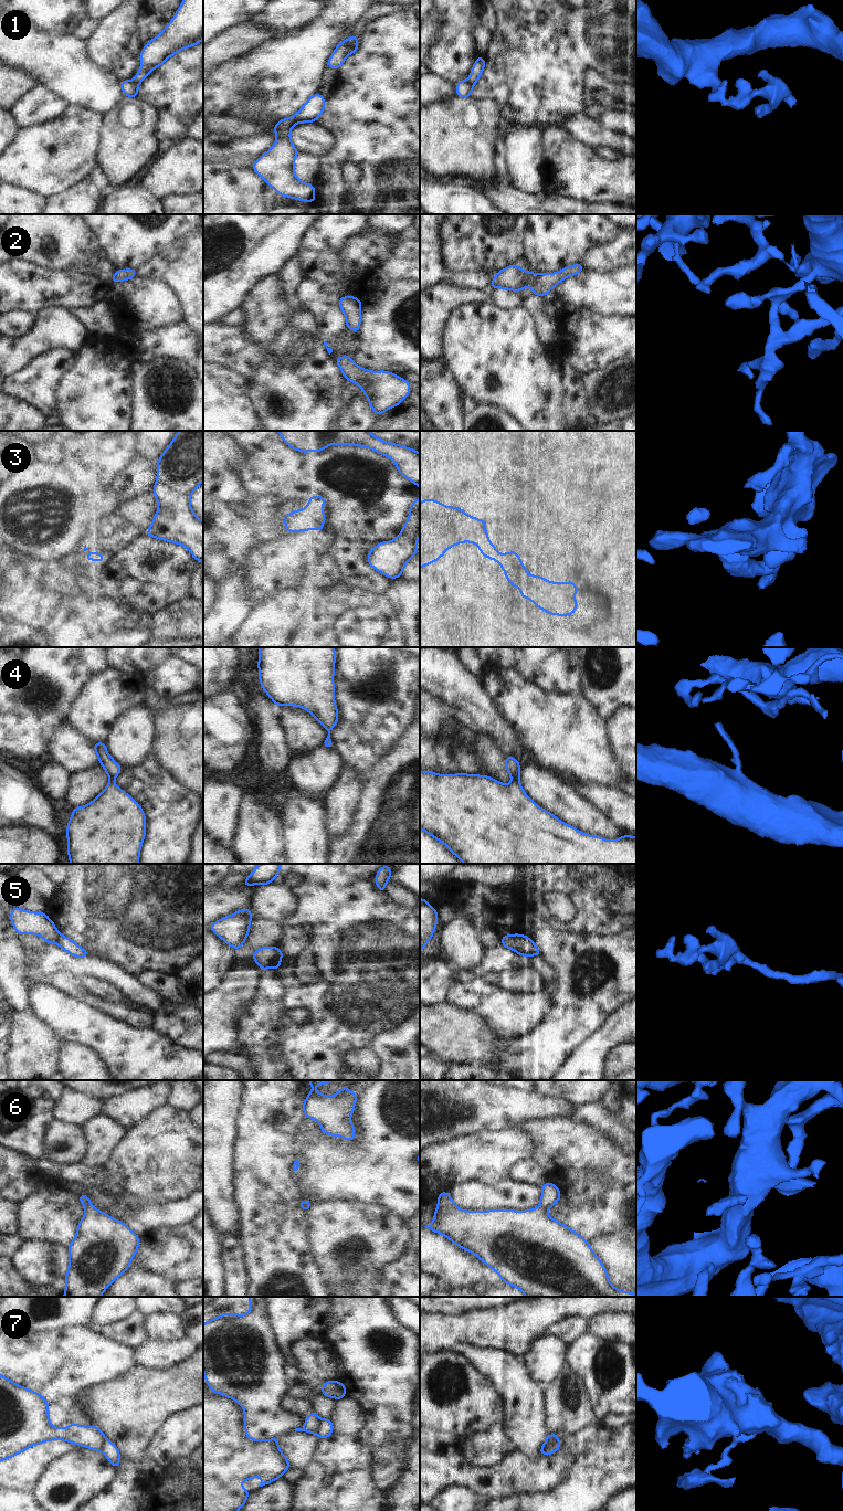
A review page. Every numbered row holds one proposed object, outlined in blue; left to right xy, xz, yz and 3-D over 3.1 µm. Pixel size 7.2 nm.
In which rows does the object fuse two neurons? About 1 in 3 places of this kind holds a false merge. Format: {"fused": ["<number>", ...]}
{"fused": ["1", "5", "7"]}

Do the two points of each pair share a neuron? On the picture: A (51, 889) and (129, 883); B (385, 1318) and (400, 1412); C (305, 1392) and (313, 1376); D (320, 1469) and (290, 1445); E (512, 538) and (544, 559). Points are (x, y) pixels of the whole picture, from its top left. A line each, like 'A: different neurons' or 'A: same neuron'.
A: different neurons
B: same neuron
C: different neurons
D: different neurons
E: same neuron

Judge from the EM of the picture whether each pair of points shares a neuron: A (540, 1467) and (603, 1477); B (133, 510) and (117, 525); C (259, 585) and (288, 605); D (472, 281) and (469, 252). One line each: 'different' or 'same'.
A: different
B: different
C: different
D: different

